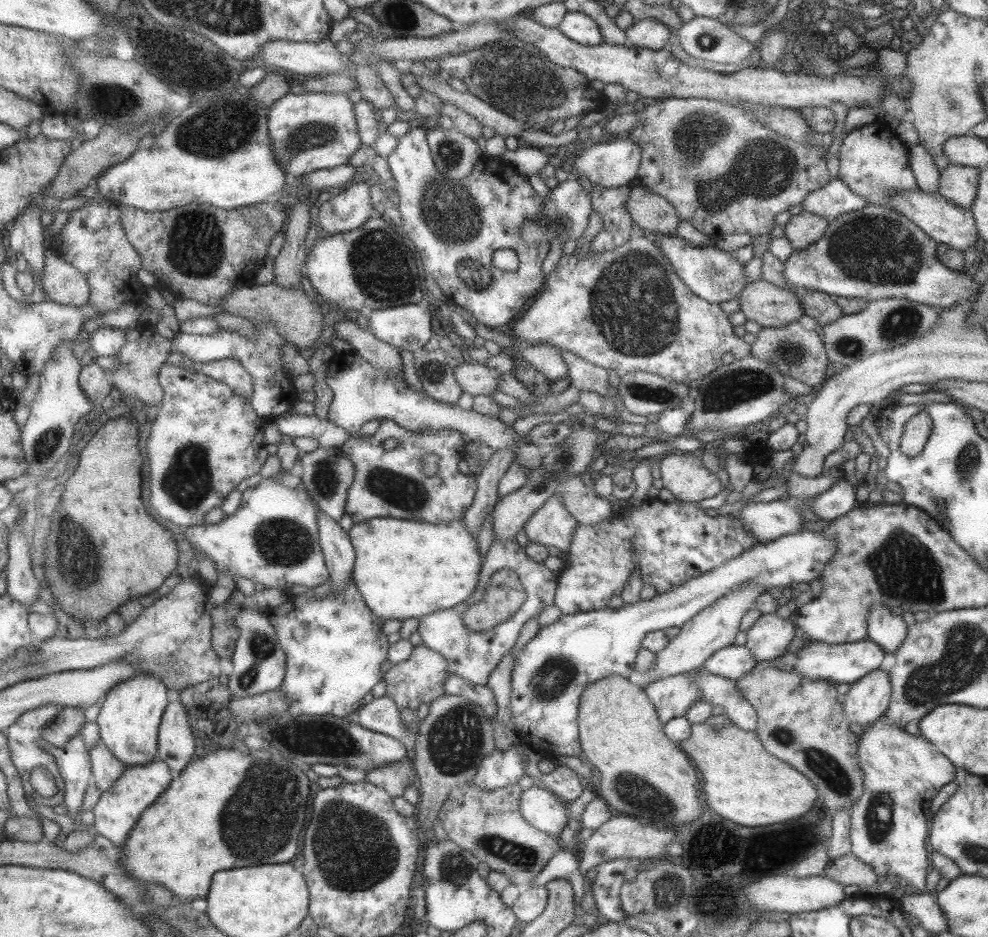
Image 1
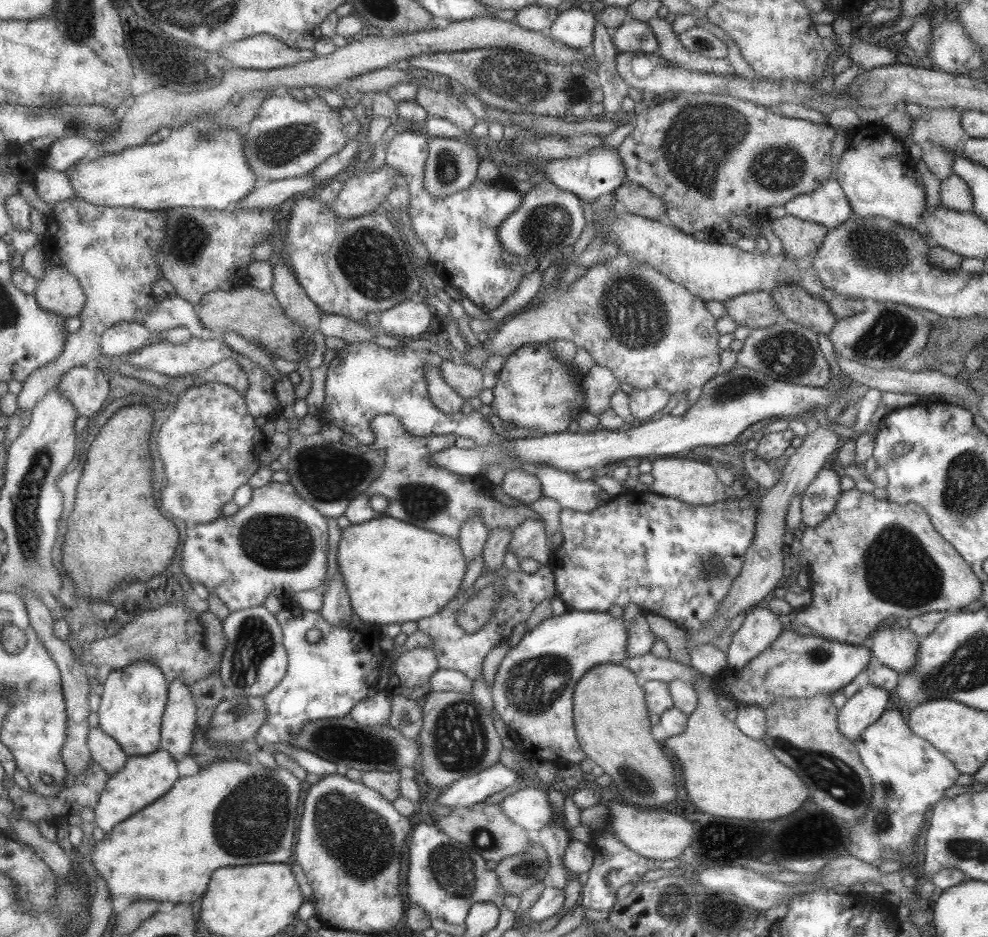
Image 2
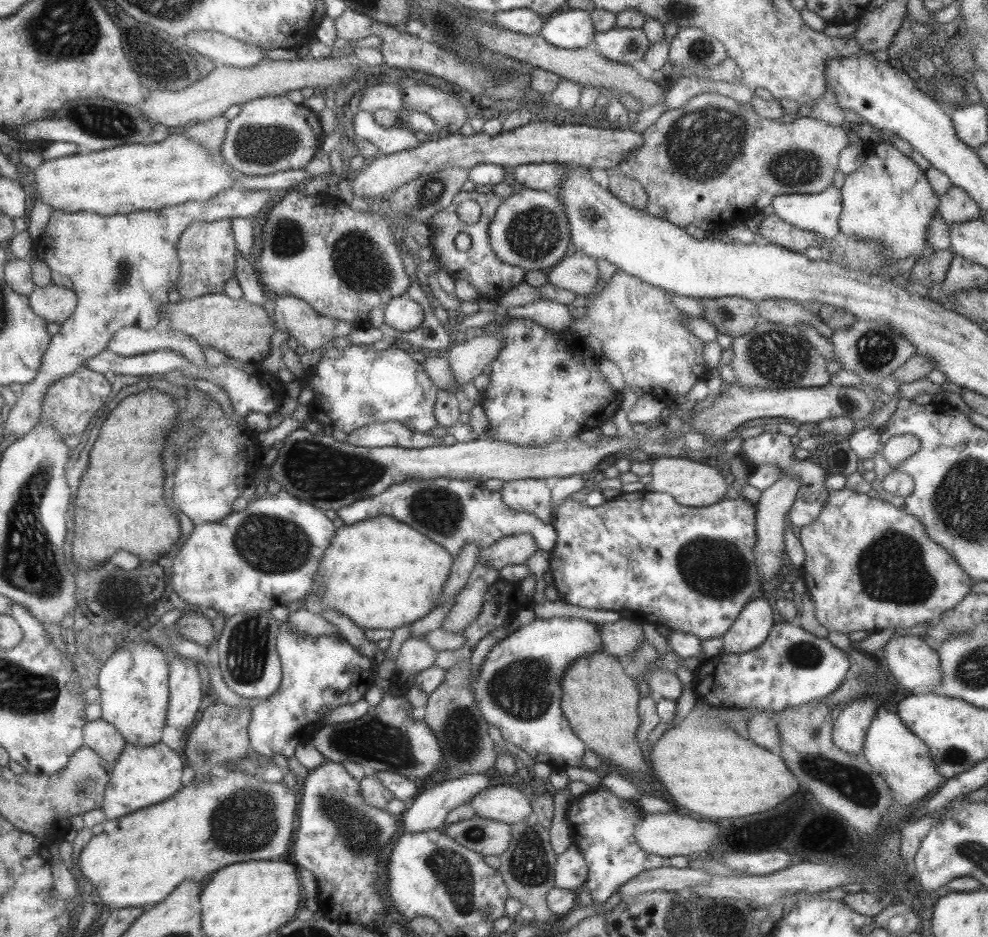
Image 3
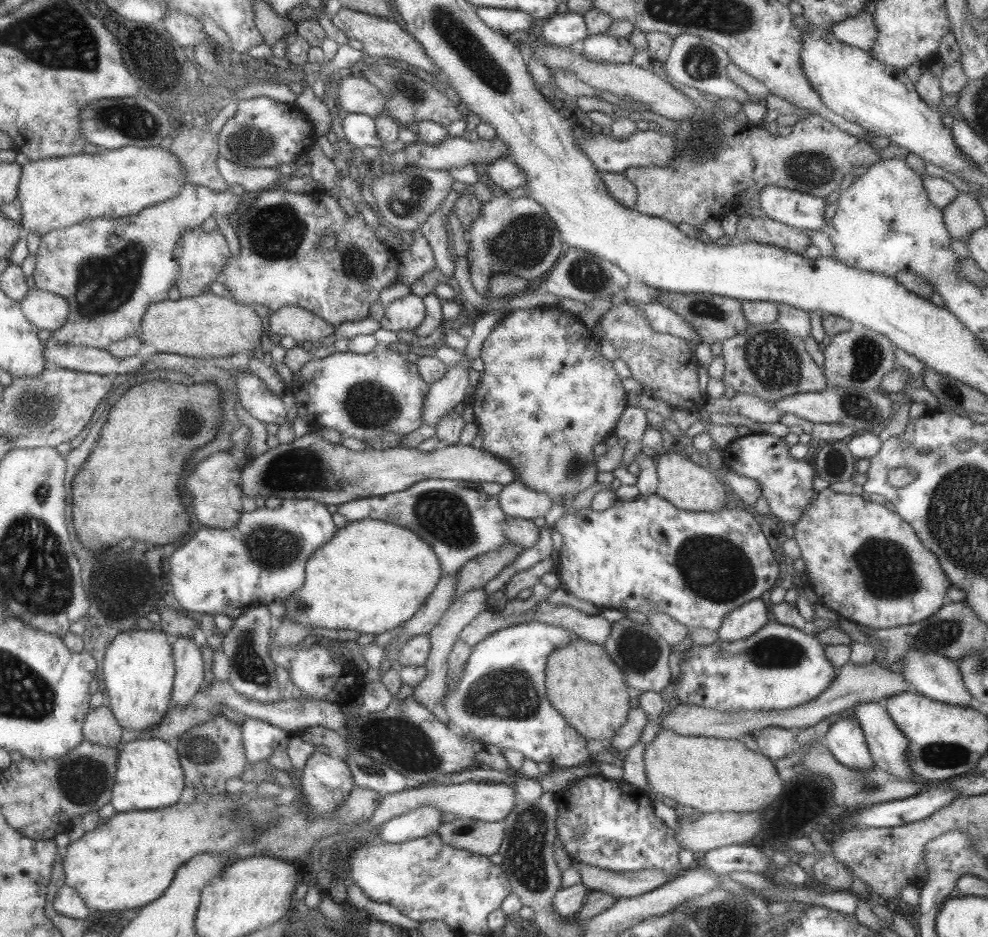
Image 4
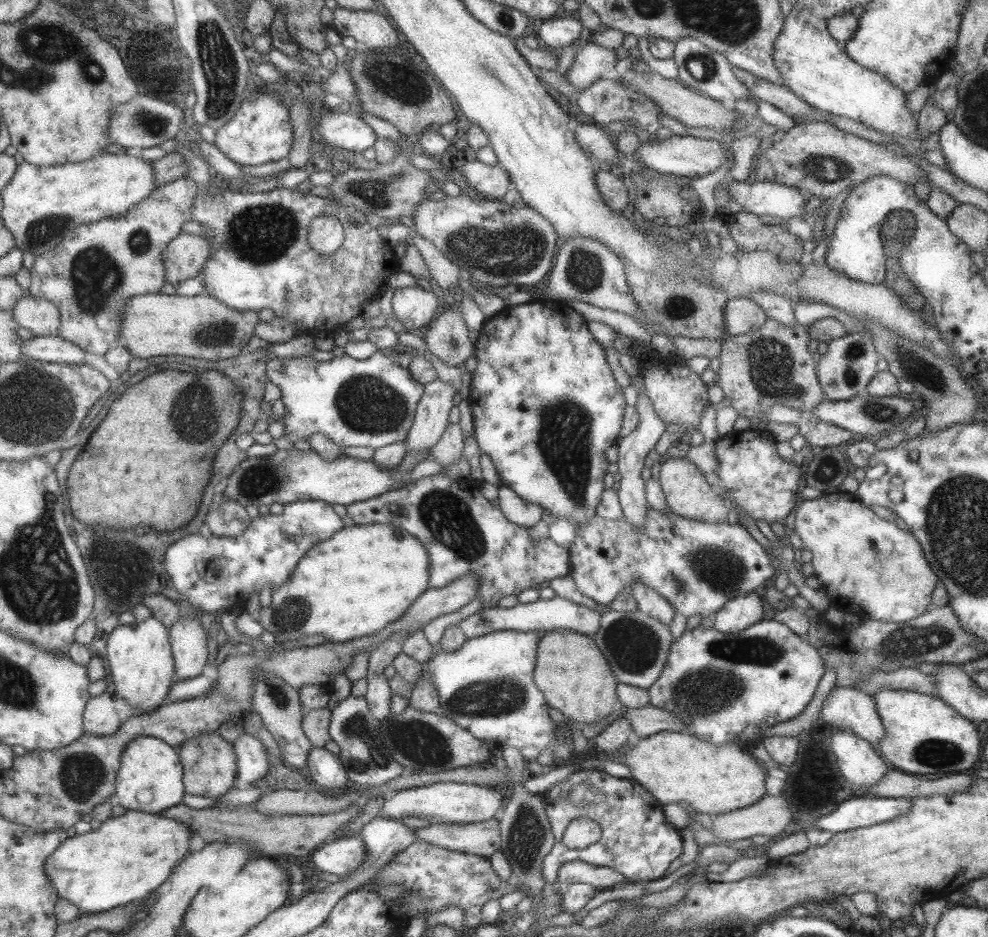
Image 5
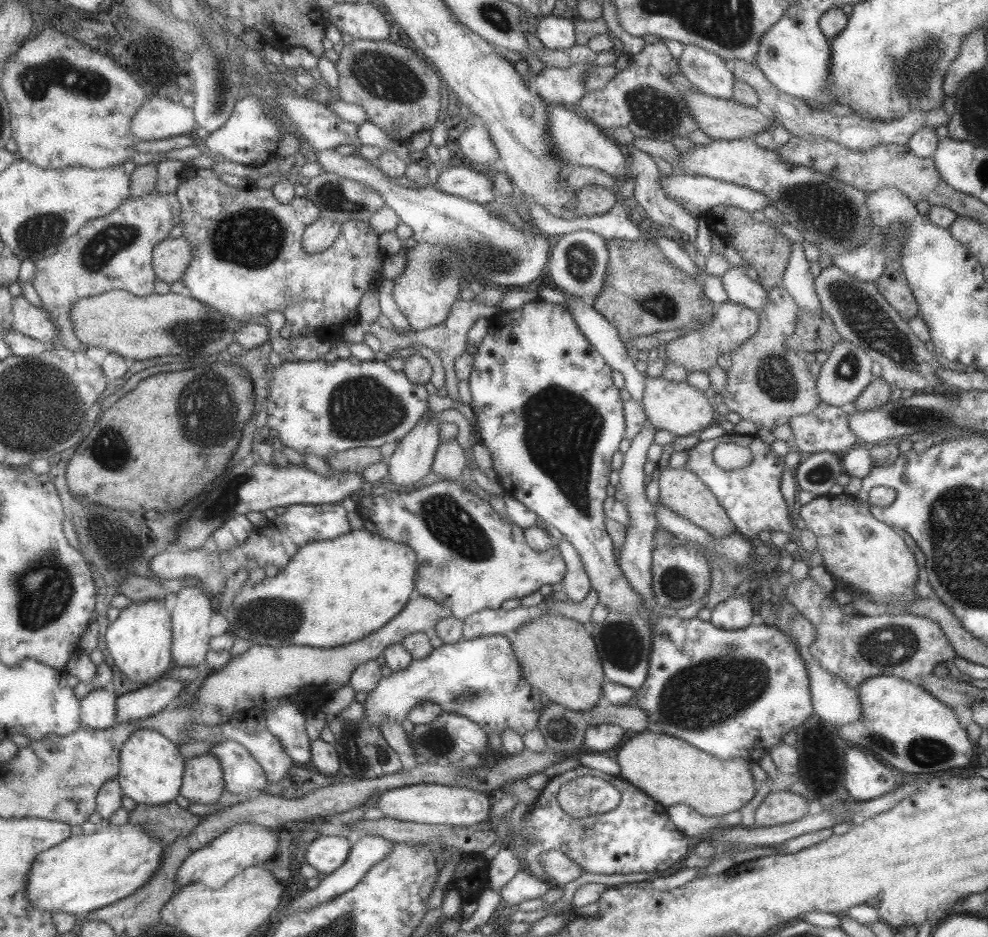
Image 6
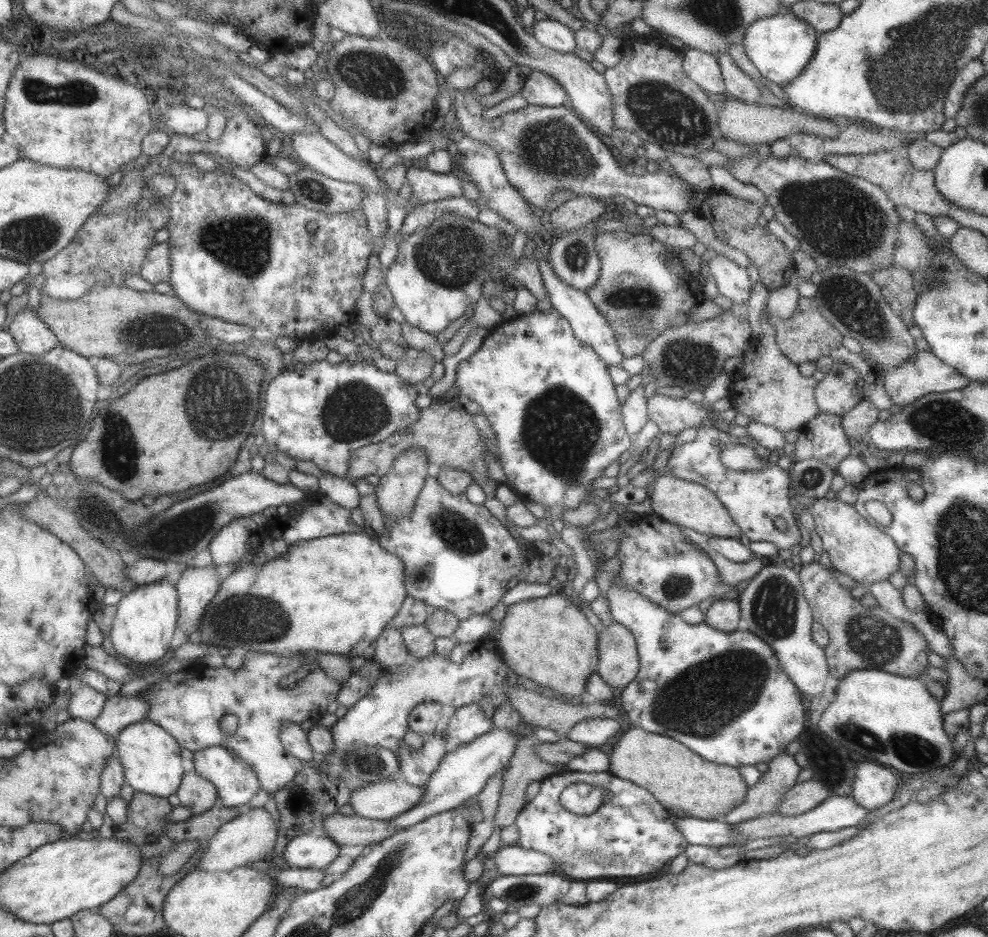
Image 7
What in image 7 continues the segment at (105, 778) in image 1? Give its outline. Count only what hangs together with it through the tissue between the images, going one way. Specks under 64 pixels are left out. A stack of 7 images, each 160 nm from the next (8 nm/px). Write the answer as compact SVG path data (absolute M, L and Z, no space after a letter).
M78 683L72 690L66 711L69 719L93 722L102 711L106 696L93 690L87 683Z

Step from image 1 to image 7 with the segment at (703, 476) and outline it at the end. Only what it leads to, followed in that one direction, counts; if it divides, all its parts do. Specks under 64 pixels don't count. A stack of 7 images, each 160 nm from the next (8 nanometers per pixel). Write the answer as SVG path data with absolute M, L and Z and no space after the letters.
M669 474L659 475L651 480L648 495L654 514L663 521L691 529L707 537L742 539L740 529L717 497L696 482L687 482Z

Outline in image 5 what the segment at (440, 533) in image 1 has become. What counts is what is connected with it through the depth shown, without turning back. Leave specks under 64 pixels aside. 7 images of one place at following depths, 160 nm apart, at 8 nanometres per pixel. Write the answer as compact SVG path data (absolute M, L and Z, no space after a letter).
M365 524L365 525L355 525L351 528L341 528L337 533L333 534L329 539L325 539L321 542L317 542L316 545L311 546L309 550L297 561L293 572L289 574L287 580L280 584L276 589L271 590L272 599L269 602L268 607L260 606L257 611L256 616L251 616L259 622L263 630L271 632L274 636L274 642L282 643L284 645L295 645L301 638L305 636L313 636L313 634L321 634L327 641L334 643L342 643L351 639L356 639L371 633L376 633L378 630L384 628L390 622L396 621L405 610L408 609L410 602L413 602L417 598L421 591L429 588L429 559L427 551L423 544L421 544L417 539L413 538L405 532L405 530L400 530L399 528L390 526L389 524Z

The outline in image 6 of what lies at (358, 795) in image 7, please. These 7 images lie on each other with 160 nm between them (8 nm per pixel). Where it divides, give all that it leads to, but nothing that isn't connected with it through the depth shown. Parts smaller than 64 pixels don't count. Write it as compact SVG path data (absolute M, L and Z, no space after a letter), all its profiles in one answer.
M411 784L385 790L379 794L374 807L379 808L384 817L395 820L434 825L471 826L481 821L489 821L494 796L459 786L441 784Z

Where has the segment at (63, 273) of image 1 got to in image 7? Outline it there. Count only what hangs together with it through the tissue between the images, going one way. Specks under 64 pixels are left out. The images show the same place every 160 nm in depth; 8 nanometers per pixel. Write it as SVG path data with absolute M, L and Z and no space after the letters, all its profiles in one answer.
M31 307L17 312L6 331L15 341L18 352L28 357L40 356L58 344L57 337L37 319Z

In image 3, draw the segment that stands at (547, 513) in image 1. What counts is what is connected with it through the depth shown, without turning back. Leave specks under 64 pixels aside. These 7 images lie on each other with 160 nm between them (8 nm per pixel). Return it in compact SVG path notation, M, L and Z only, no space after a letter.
M525 534L510 535L499 540L496 540L491 546L483 547L478 550L477 562L484 562L491 568L501 570L503 566L507 564L526 564L526 560L533 554L538 548L535 541Z

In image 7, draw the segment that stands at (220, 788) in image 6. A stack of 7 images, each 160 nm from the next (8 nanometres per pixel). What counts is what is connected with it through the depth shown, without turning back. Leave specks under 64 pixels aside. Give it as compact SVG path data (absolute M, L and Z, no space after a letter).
M193 770L183 775L175 796L177 796L180 806L188 808L190 814L195 816L215 805L217 789Z

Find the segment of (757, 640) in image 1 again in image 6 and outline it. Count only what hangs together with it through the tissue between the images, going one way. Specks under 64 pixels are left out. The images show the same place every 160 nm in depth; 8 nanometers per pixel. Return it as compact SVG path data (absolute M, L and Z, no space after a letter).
M751 591L742 597L733 595L718 602L711 609L709 622L723 630L739 630L750 624L753 607L751 607Z

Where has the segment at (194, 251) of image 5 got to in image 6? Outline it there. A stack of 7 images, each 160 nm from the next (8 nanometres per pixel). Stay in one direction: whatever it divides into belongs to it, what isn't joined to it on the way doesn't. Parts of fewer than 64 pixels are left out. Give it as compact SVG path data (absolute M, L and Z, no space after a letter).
M182 237L159 242L152 251L151 265L155 279L169 284L179 280L193 255L189 251L189 243Z

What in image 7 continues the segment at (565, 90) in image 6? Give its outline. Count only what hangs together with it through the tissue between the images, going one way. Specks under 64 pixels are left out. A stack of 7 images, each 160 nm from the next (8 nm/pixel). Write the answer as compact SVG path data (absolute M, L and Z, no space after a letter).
M531 70L520 88L519 94L529 104L539 106L569 107L570 100L562 86L537 70Z

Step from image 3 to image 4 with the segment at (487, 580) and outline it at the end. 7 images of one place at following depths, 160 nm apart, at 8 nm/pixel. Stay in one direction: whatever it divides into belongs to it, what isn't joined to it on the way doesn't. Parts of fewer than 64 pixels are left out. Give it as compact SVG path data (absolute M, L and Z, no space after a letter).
M475 588L462 594L459 598L453 599L451 604L446 608L438 623L428 632L430 638L430 649L428 657L425 659L425 676L418 685L412 687L412 698L419 704L427 704L427 702L435 702L438 704L440 698L446 692L446 676L448 671L448 656L453 643L458 639L461 629L472 621L485 608L489 608L486 604L486 598L483 588Z

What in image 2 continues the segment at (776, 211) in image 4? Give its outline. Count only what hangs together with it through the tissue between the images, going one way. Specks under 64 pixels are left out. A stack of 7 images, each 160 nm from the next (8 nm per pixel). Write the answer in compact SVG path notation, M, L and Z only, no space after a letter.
M829 179L823 186L807 194L800 194L784 202L785 214L814 222L831 229L850 218L851 209L836 180Z

